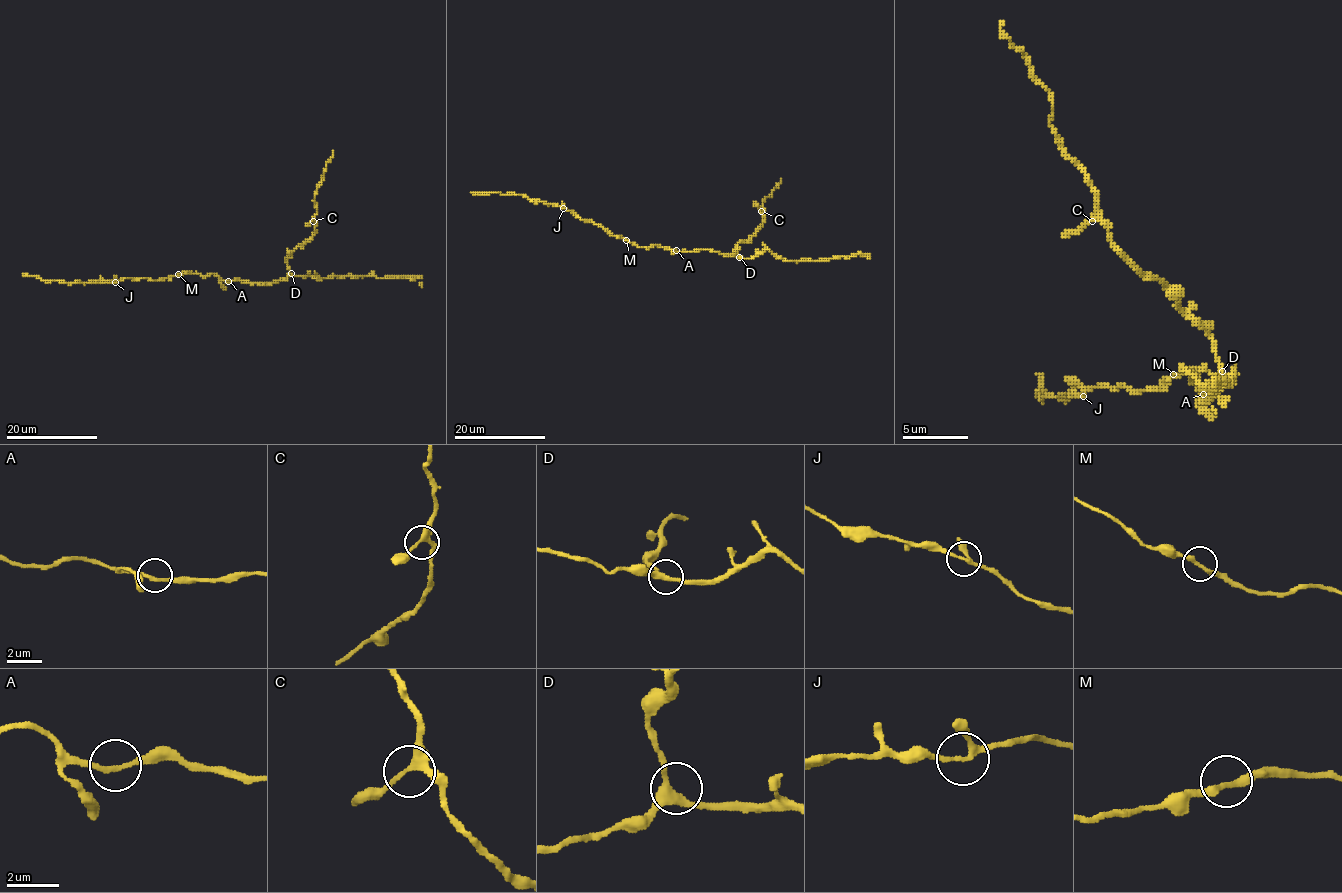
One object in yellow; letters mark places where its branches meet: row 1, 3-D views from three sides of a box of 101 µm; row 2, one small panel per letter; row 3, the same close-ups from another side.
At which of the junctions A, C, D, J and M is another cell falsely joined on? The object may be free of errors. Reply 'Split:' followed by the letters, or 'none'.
Split: none

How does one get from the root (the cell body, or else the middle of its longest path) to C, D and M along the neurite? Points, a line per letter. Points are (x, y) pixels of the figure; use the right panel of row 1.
C: (1206, 394), (1203, 400), (1219, 394), (1216, 341), (1176, 305), (1176, 296), (1150, 279), (1108, 230), (1092, 221)
D: (1206, 394), (1206, 390), (1203, 400), (1219, 394), (1216, 384), (1222, 371)
M: (1206, 394), (1199, 390), (1199, 381), (1193, 374), (1190, 377), (1193, 381), (1196, 371), (1173, 374)

